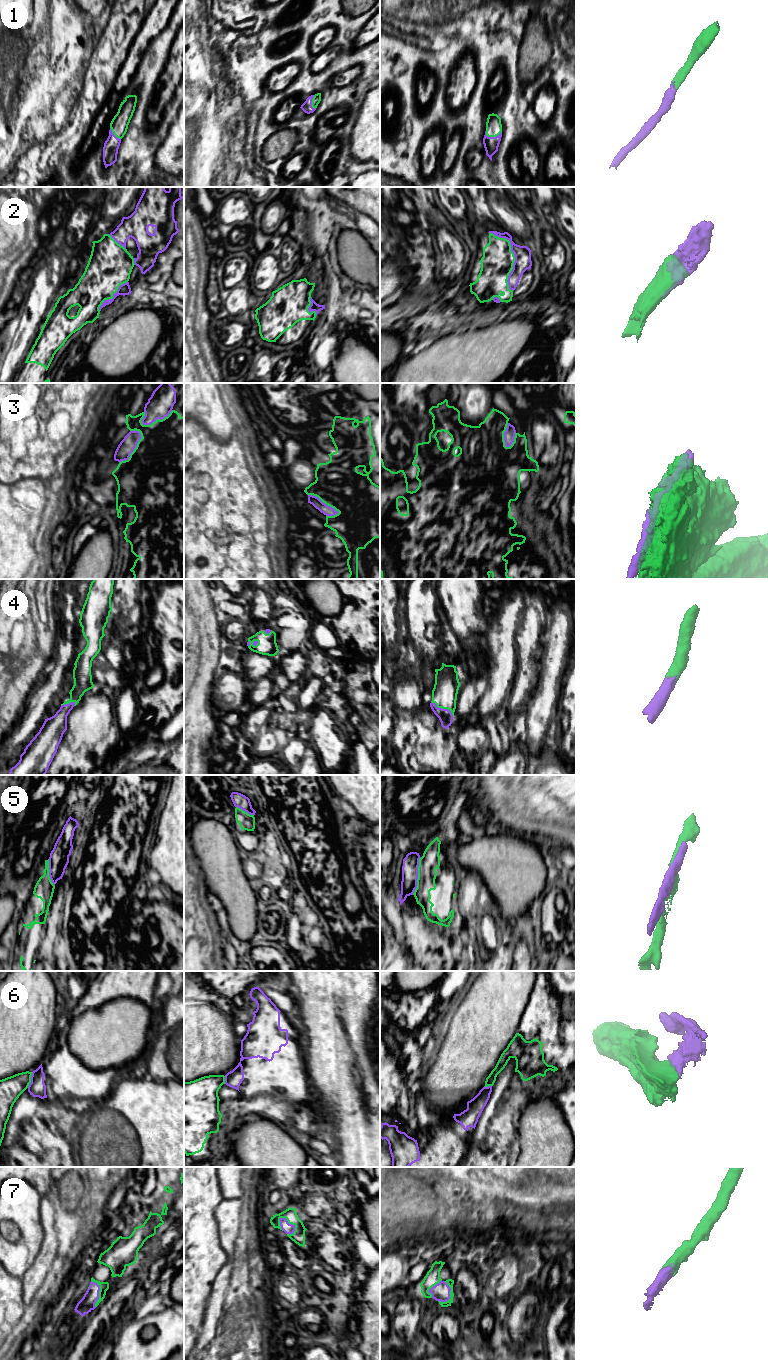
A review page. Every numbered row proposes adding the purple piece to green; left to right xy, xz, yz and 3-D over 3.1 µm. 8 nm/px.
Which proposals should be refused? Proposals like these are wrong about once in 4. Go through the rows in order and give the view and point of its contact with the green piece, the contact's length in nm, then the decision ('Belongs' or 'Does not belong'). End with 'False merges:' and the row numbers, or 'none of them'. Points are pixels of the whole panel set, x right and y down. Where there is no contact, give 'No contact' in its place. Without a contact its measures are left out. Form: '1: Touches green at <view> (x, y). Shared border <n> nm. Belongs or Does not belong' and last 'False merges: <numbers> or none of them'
1: Touches green at yz (493, 136). Shared border 140 nm. Belongs
2: Touches green at yz (514, 257). Shared border 500 nm. Belongs
3: Touches green at xy (134, 449). Shared border 320 nm. Does not belong
4: Touches green at yz (443, 708). Shared border 220 nm. Belongs
5: Touches green at yz (418, 876). Shared border 320 nm. Does not belong
6: Touches green at xy (30, 1080). Shared border 130 nm. Does not belong
7: Touches green at xz (291, 1223). Shared border 170 nm. Belongs
False merges: 3, 5, 6

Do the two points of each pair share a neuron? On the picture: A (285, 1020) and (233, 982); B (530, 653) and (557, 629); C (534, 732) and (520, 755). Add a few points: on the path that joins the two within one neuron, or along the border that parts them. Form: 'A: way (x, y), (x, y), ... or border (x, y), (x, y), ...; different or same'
A: border (258, 986), (254, 986), (248, 994); different
B: border (546, 620), (541, 635), (541, 653); different
C: border (525, 747), (530, 764); different

